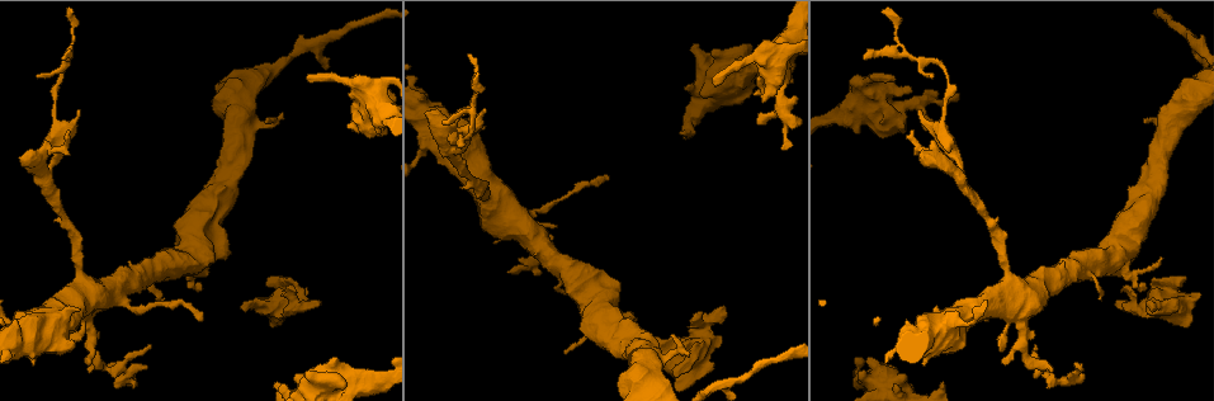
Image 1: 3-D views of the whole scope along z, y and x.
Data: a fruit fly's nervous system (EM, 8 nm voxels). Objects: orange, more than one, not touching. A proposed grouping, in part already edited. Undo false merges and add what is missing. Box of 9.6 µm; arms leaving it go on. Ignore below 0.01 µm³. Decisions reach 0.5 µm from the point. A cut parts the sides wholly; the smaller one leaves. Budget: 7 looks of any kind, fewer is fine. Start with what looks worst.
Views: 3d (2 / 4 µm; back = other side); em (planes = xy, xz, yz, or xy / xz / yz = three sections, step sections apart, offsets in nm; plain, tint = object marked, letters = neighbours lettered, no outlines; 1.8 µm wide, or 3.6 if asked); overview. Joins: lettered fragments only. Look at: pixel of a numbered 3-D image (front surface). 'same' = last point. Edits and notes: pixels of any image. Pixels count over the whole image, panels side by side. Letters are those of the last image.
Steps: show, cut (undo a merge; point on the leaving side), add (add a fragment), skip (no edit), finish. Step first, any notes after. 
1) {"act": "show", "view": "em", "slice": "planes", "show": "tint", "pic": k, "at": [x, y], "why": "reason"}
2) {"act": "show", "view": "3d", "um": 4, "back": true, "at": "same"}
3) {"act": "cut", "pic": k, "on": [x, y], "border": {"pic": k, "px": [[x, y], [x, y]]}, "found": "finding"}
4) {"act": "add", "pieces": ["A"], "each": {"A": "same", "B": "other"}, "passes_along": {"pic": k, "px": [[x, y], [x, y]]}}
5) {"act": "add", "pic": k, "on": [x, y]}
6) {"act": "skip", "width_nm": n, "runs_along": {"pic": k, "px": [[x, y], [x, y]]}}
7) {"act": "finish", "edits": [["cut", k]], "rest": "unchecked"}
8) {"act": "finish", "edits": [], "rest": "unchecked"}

{"act": "show", "view": "3d", "um": 4, "pic": 1, "at": [739, 59], "why": "branch stops here"}

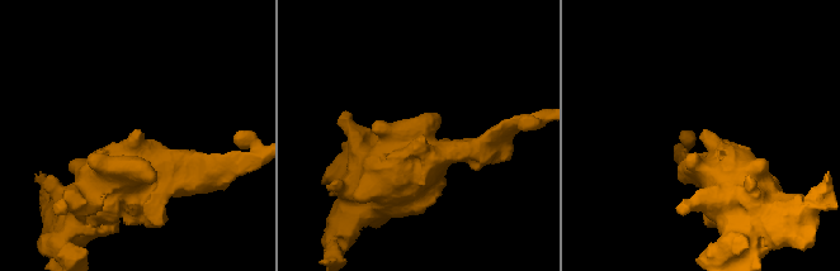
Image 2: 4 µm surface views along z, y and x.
{"act": "show", "view": "em", "um": 3.6, "slice": "planes", "show": "letters", "pic": 2, "at": [422, 135], "why": "now the EM"}

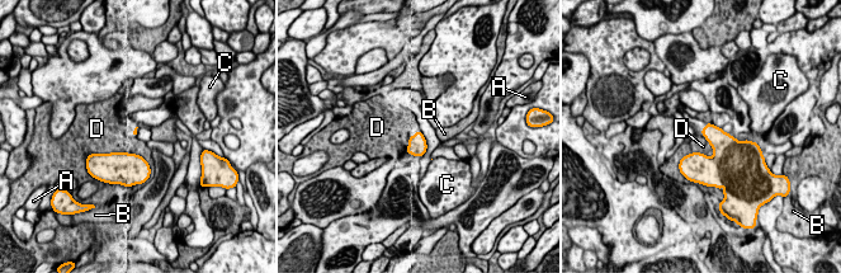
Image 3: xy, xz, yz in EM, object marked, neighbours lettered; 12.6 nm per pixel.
{"act": "skip", "each": {"A": "other", "B": "other", "C": "other", "D": "other"}, "border": {"pic": 3, "px": [[127, 151], [97, 154]]}, "found": "none of them fits"}

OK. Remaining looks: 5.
{"act": "show", "view": "3d", "um": 2, "pic": 1, "at": [680, 134], "why": "branch stops here"}

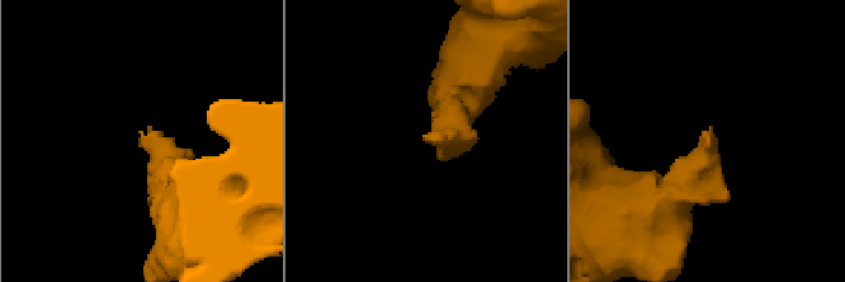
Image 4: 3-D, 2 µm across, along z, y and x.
{"act": "show", "view": "em", "slice": "xz", "step": 8, "show": "letters", "pic": 4, "at": [425, 139], "why": "now the EM"}

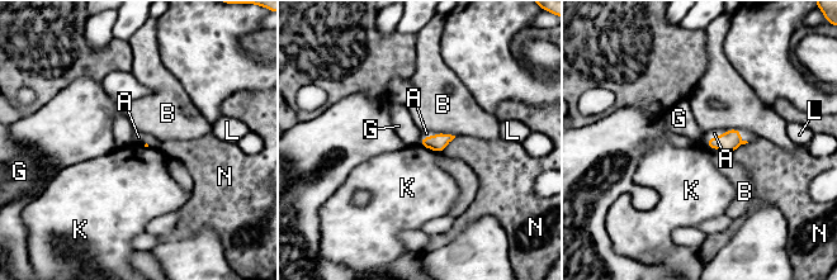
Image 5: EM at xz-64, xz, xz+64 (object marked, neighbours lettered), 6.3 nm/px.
{"act": "skip", "each": {"A": "other", "B": "other", "G": "other", "K": "other", "L": "other", "N": "other"}, "border": {"pic": 5, "px": [[729, 129], [705, 140]]}, "found": "none of them fits"}

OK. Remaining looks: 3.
{"act": "show", "view": "em", "slice": "planes", "show": "tint", "pic": 1, "at": [1144, 284], "why": "branch stops here"}

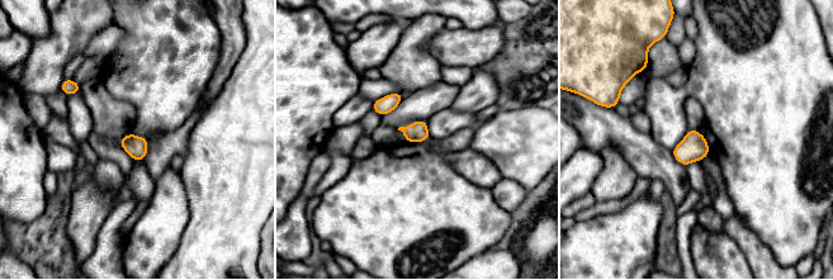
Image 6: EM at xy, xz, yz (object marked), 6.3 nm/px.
{"act": "show", "view": "em", "slice": "planes", "show": "letters", "at": "same"}

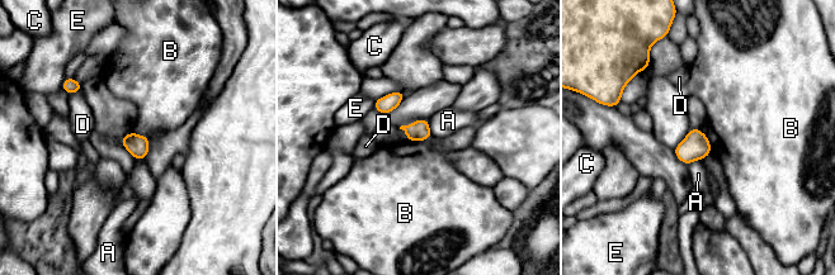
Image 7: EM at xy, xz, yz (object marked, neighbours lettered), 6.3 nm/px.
{"act": "skip", "width_nm": 130, "longest_contact_nm": ["B", 160], "each": {"A": "other", "B": "other", "C": "other", "D": "other", "E": "other"}, "found": "none of them fits"}

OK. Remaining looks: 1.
{"act": "finish", "edits": [], "rest": "unchecked"}

